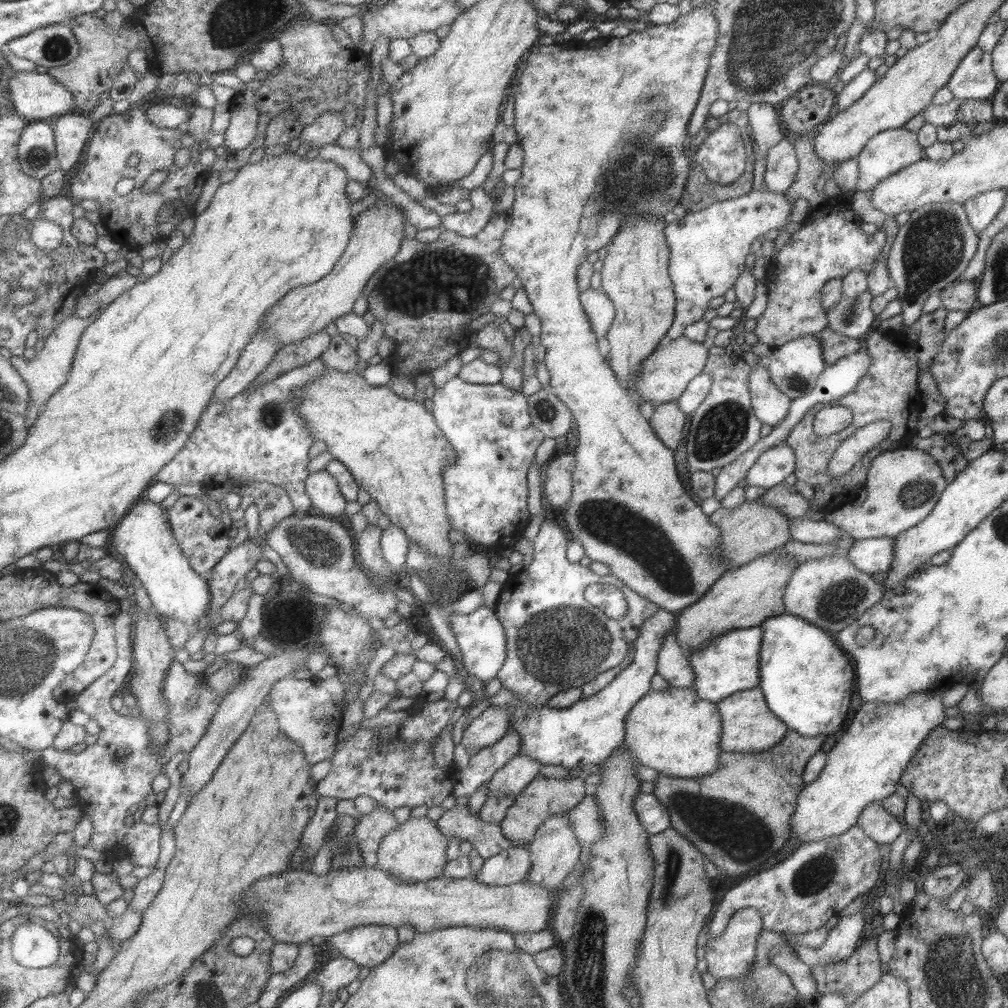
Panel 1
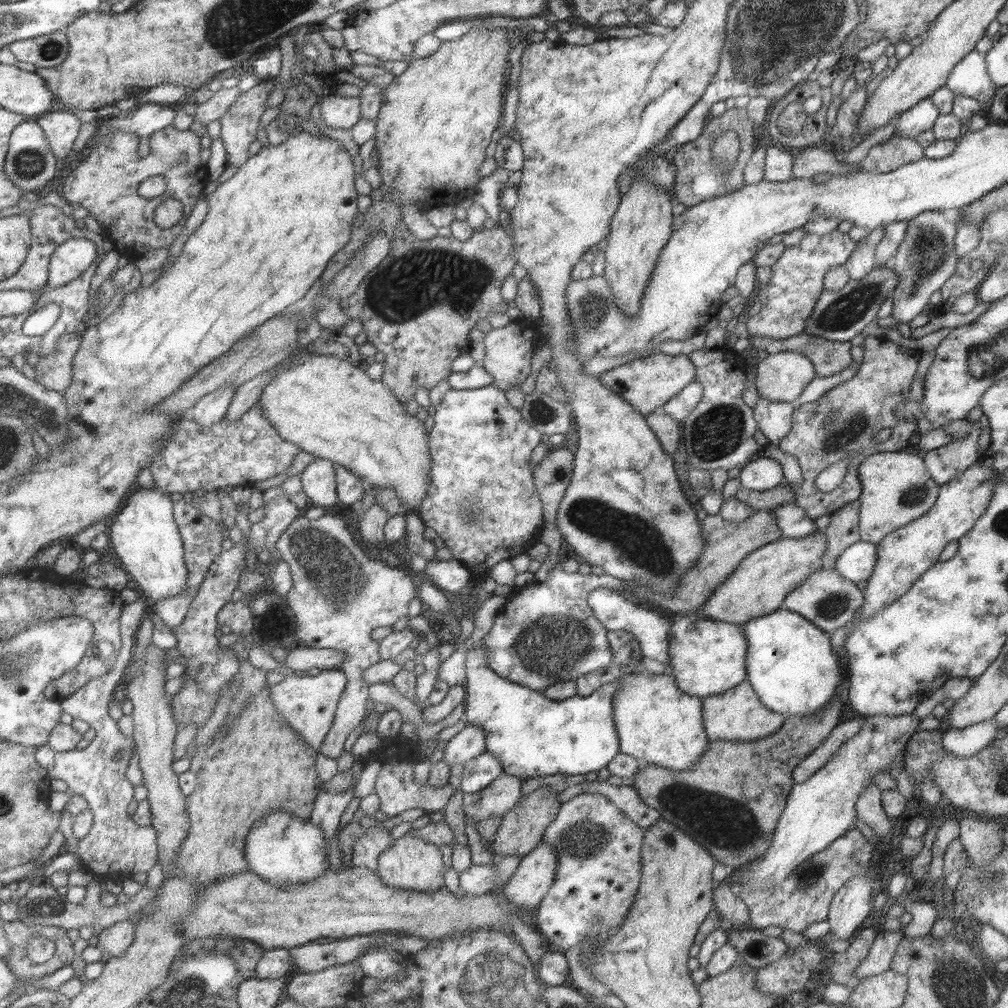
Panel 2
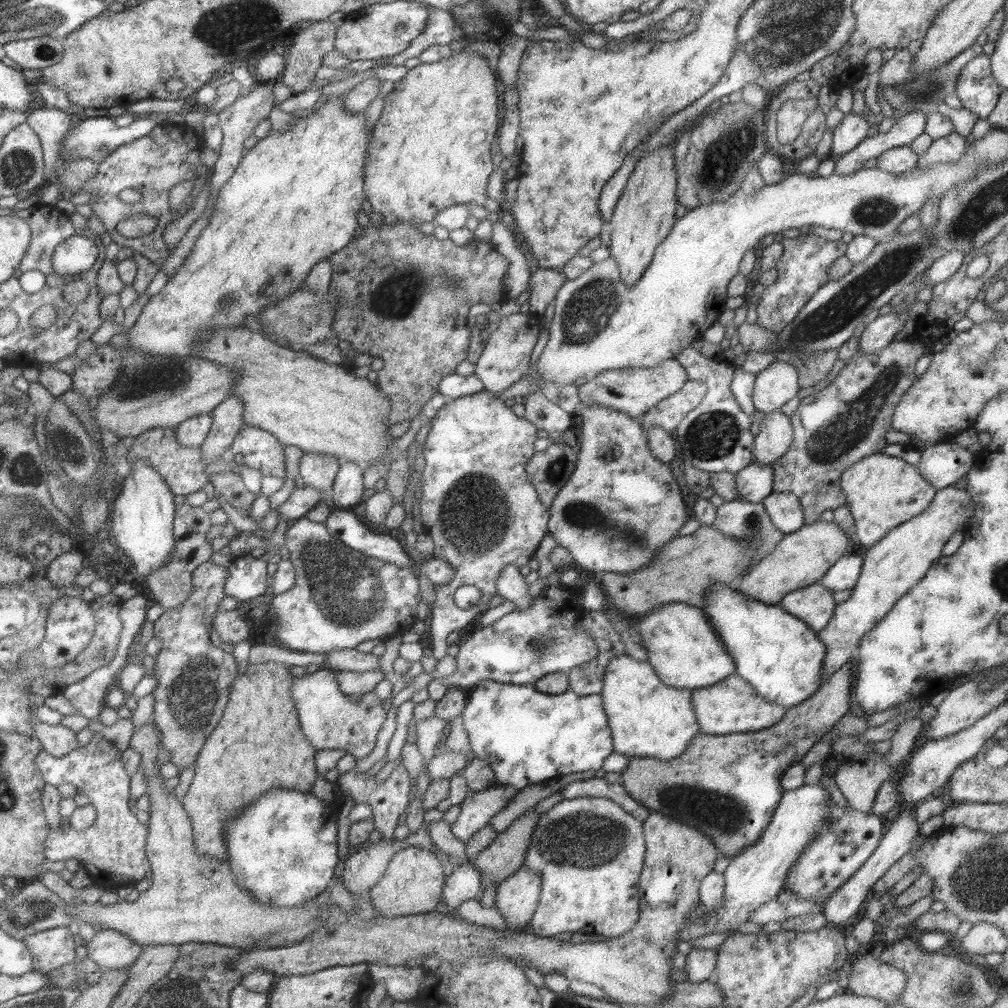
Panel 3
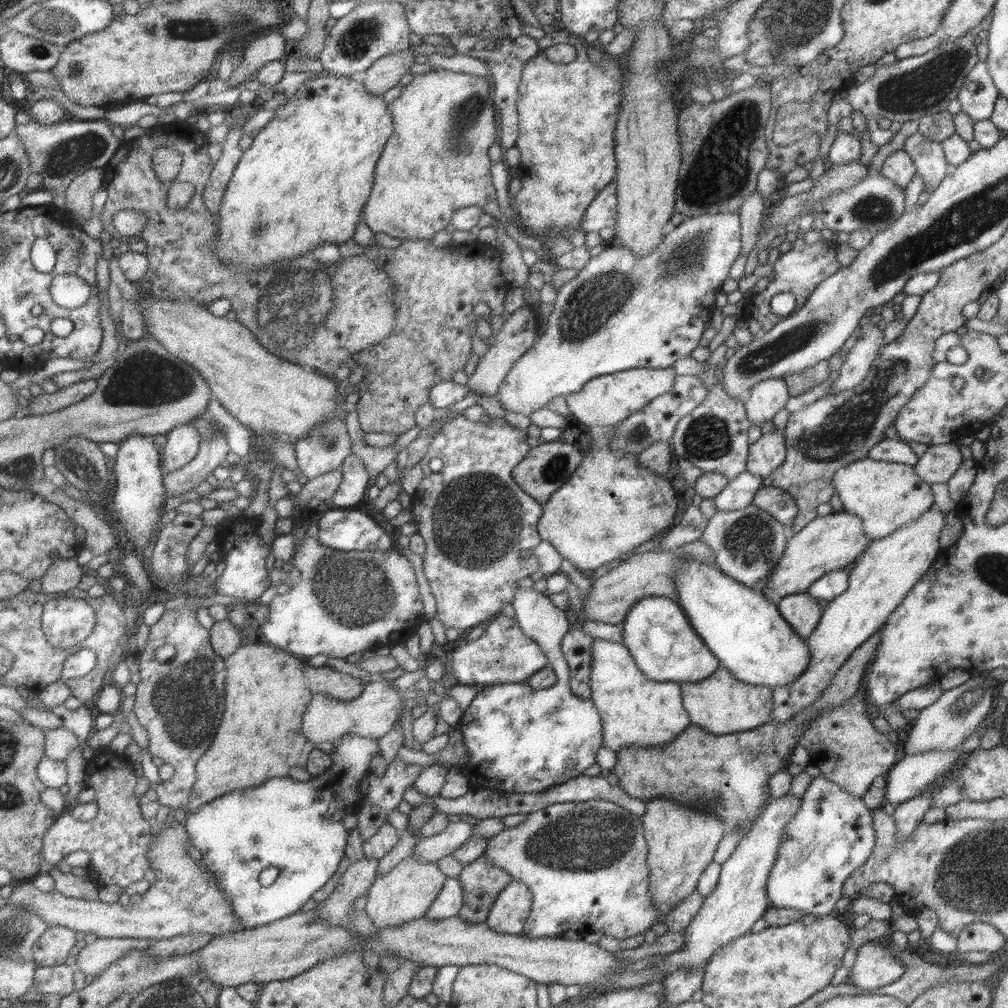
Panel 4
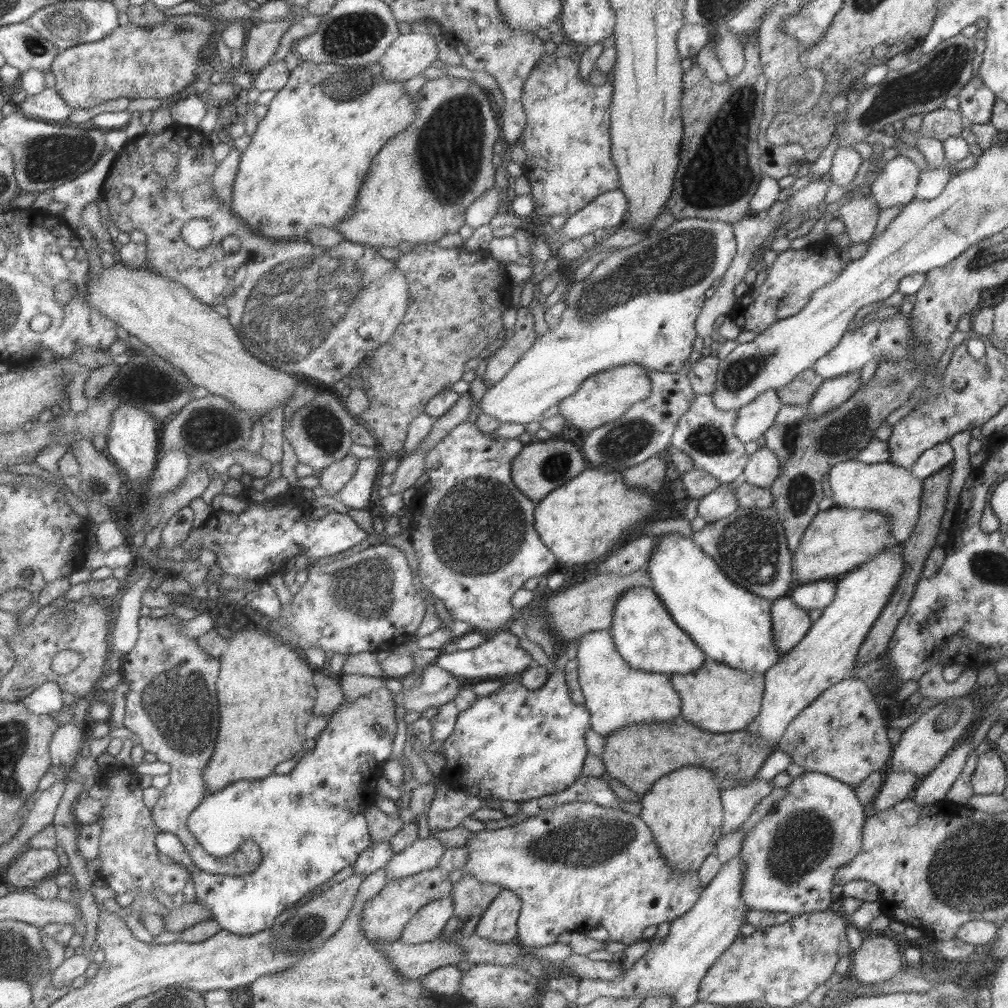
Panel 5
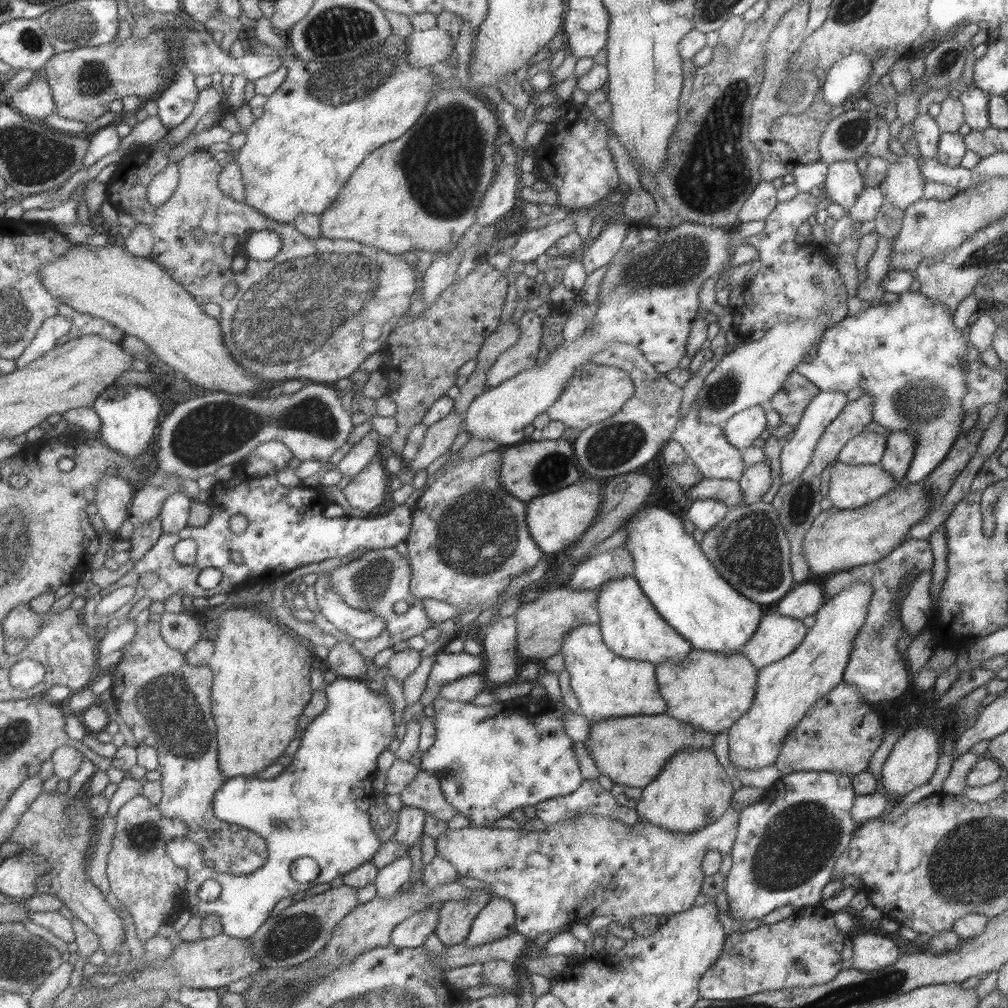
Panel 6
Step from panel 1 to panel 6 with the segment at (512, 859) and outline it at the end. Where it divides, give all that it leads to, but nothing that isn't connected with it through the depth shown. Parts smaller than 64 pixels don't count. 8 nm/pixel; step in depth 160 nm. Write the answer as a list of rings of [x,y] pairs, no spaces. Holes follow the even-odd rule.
[[[423,909],[412,913],[393,927],[389,936],[390,947],[410,949],[421,946],[425,938],[434,932],[437,922],[438,910]]]

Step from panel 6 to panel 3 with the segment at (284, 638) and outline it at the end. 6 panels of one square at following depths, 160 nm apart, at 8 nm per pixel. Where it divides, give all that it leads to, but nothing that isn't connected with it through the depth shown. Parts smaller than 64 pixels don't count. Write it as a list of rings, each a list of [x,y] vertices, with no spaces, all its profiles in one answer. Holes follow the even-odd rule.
[[[263,662],[250,664],[246,671],[236,678],[231,687],[227,714],[223,722],[217,726],[215,734],[210,736],[202,753],[195,764],[195,775],[187,793],[183,797],[184,807],[191,817],[198,851],[205,856],[217,860],[229,860],[226,847],[224,828],[230,818],[235,818],[241,810],[257,800],[262,794],[272,788],[286,788],[296,791],[309,792],[311,785],[317,778],[317,770],[313,766],[313,746],[302,734],[298,722],[295,703],[291,699],[291,682],[293,678],[287,670],[286,663]]]

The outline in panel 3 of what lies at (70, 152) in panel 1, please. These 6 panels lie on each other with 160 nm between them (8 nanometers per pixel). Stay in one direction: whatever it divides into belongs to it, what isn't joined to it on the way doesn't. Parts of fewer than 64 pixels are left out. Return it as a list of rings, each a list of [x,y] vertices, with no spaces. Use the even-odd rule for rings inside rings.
[[[46,106],[29,113],[28,124],[33,127],[43,142],[45,177],[58,181],[57,167],[62,160],[60,152],[63,148],[63,140],[80,122],[81,118]]]

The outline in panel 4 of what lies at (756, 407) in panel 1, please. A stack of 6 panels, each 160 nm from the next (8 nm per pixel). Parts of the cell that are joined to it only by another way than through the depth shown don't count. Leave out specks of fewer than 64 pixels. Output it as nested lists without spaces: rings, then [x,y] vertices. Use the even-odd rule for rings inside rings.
[[[784,429],[761,435],[748,446],[746,471],[763,479],[775,470],[785,458]]]

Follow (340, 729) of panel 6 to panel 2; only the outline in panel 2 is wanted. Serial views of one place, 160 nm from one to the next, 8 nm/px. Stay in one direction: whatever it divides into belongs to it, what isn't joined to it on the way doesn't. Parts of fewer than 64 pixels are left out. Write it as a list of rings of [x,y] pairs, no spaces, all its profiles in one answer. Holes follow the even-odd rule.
[[[273,811],[255,821],[247,838],[246,855],[250,870],[273,886],[303,884],[321,878],[330,869],[329,850],[322,828],[287,811]]]

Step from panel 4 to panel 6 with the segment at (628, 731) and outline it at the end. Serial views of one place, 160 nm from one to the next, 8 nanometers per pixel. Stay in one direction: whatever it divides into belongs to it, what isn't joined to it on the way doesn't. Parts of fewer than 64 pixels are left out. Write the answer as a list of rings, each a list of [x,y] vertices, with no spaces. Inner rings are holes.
[[[581,624],[563,635],[559,648],[570,687],[578,700],[577,712],[590,724],[603,718],[667,713],[656,685],[654,664],[616,656],[603,645],[600,633],[598,624]]]

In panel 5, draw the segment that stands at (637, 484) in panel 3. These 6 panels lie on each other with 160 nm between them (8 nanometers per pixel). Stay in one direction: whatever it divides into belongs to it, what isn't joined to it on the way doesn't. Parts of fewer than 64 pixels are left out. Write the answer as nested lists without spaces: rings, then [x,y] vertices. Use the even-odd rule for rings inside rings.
[[[597,466],[593,468],[586,468],[582,470],[575,478],[565,482],[561,486],[558,486],[555,490],[552,490],[544,499],[535,503],[533,509],[533,520],[534,520],[534,529],[539,535],[539,538],[543,541],[543,544],[554,554],[554,557],[557,560],[557,565],[565,564],[585,564],[585,562],[595,562],[595,560],[601,560],[604,556],[611,551],[611,548],[615,546],[615,542],[619,542],[625,534],[631,532],[631,526],[633,524],[643,524],[647,518],[653,518],[651,512],[655,510],[657,504],[653,503],[654,494],[648,494],[648,492],[643,492],[638,488],[631,488],[622,482],[621,470],[613,470],[612,468],[606,468],[606,466]]]

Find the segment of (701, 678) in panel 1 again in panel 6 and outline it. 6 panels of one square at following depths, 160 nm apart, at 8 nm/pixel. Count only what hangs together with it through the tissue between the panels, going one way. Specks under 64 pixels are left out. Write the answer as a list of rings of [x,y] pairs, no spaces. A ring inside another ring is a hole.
[[[621,576],[603,582],[597,590],[597,615],[601,641],[616,656],[653,663],[679,662],[693,650],[687,640],[659,617],[651,602],[643,595],[631,576]]]

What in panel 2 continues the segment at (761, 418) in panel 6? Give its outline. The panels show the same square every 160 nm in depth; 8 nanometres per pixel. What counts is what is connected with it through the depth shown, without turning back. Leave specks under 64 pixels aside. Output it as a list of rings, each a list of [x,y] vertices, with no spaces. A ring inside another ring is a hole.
[[[769,354],[756,364],[754,384],[758,396],[771,402],[794,404],[801,391],[815,377],[813,365],[802,354]]]

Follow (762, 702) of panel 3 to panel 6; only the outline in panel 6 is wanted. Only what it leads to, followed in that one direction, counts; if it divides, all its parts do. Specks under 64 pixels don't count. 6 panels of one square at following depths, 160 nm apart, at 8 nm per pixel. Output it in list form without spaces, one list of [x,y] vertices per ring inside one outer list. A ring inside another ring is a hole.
[[[693,649],[679,662],[658,662],[655,680],[667,714],[708,733],[728,730],[751,706],[756,668],[740,652],[707,652]]]

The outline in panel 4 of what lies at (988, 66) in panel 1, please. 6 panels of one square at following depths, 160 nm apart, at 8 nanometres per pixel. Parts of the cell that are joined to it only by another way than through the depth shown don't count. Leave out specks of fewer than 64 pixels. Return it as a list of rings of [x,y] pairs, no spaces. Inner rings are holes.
[[[977,61],[966,74],[956,99],[973,123],[989,119],[999,92],[989,76],[986,61]]]

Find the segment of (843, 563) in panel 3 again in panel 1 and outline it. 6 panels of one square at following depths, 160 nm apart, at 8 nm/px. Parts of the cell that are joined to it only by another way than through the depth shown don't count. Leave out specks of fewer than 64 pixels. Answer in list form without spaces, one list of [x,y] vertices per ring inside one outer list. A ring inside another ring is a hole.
[[[892,537],[856,540],[844,554],[857,570],[872,576],[890,567],[893,541]]]

